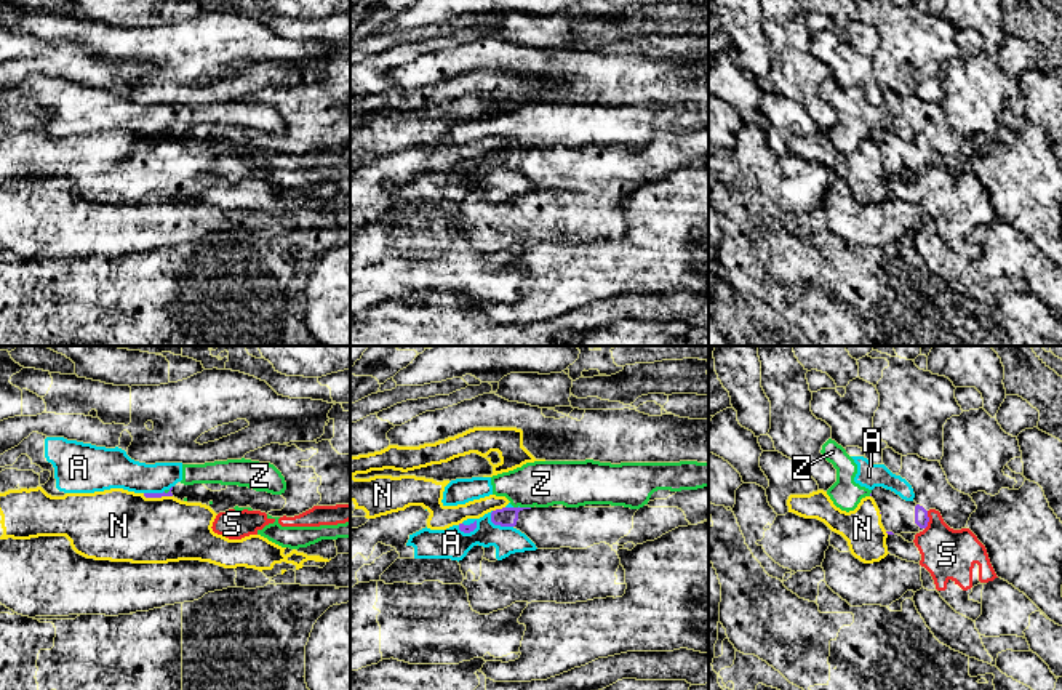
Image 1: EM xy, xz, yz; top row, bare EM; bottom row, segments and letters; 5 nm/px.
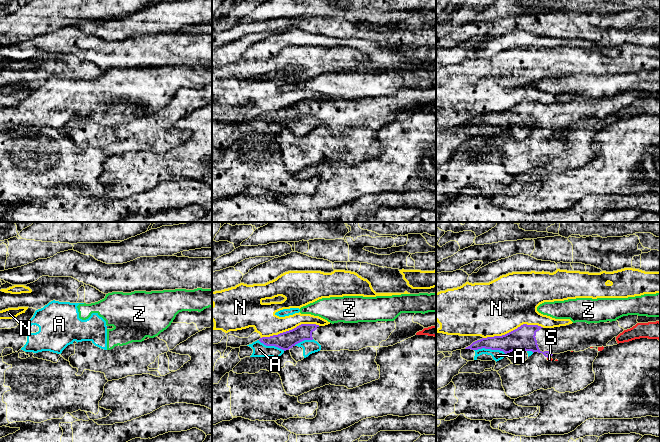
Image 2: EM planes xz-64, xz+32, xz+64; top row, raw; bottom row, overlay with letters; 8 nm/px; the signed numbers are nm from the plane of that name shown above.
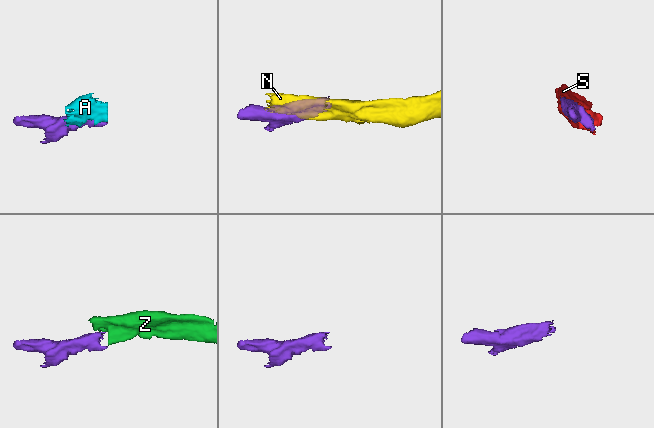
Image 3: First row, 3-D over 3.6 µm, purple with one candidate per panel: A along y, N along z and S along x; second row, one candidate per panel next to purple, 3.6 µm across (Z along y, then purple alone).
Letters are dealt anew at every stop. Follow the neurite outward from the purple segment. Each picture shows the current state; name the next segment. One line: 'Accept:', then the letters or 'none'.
Accept: none

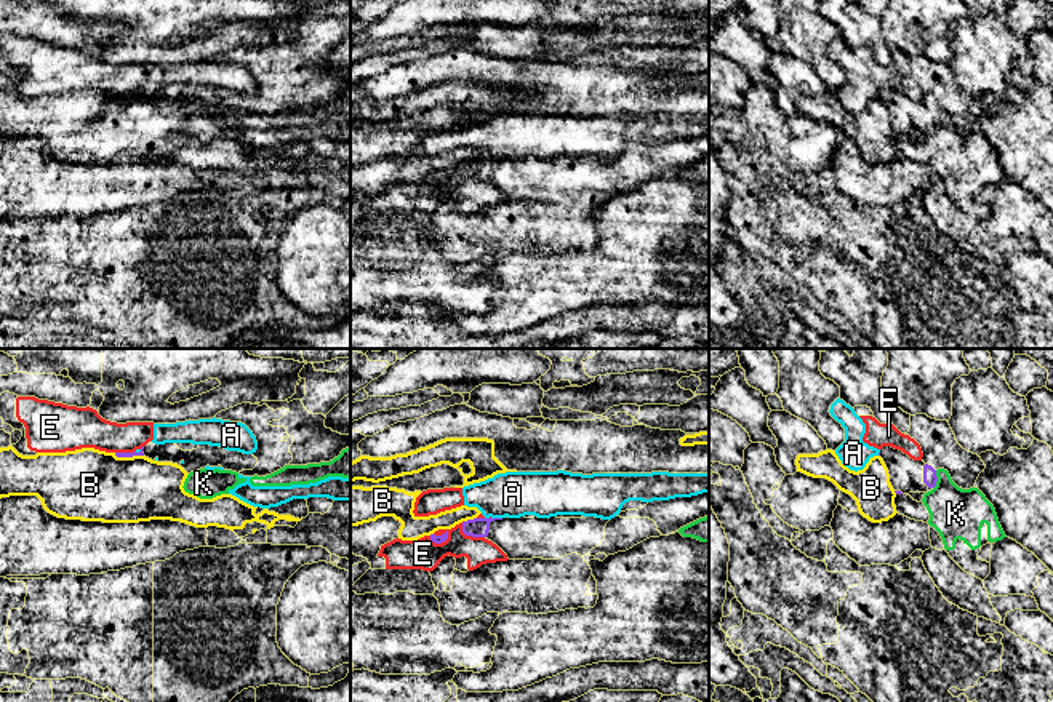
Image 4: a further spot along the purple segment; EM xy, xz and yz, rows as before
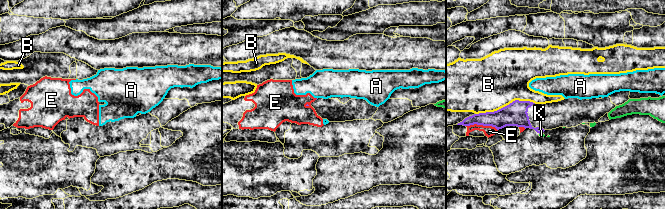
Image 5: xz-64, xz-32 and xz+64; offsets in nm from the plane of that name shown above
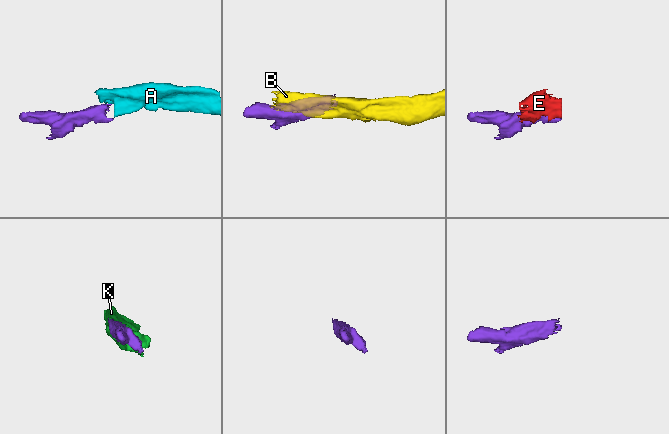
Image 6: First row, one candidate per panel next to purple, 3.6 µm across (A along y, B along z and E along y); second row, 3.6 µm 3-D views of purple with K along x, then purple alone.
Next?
Accept: none

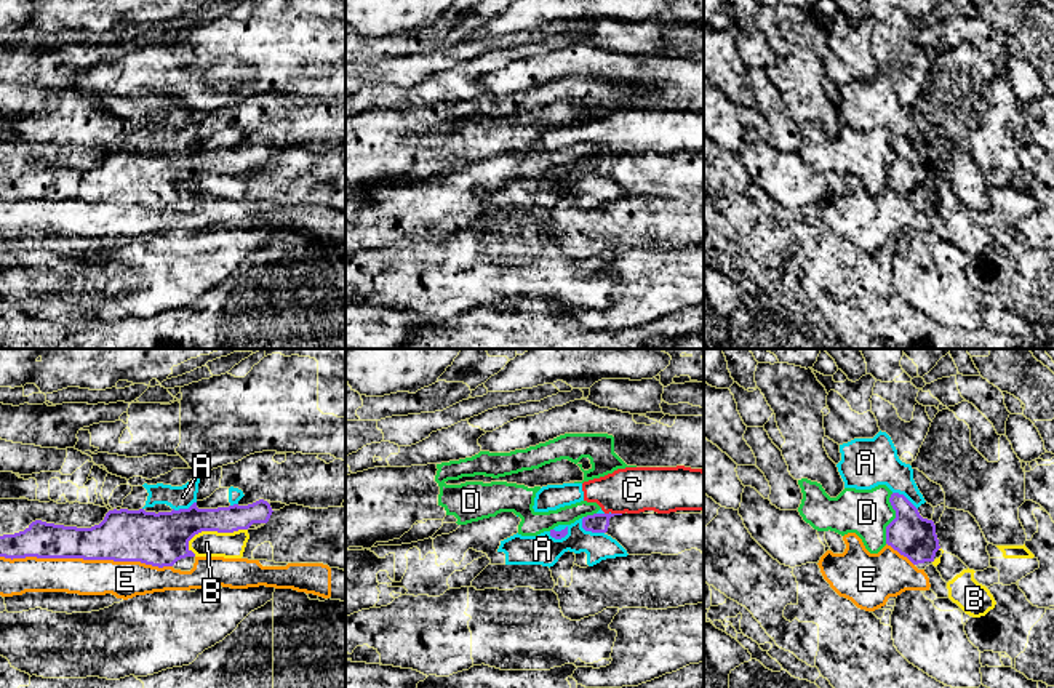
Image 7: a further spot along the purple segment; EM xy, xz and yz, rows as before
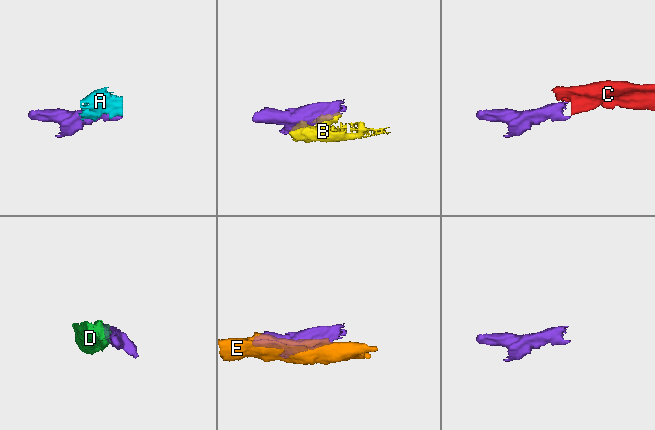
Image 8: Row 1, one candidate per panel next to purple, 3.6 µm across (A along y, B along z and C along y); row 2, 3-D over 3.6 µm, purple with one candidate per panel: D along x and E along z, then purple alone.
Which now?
Accept: none

